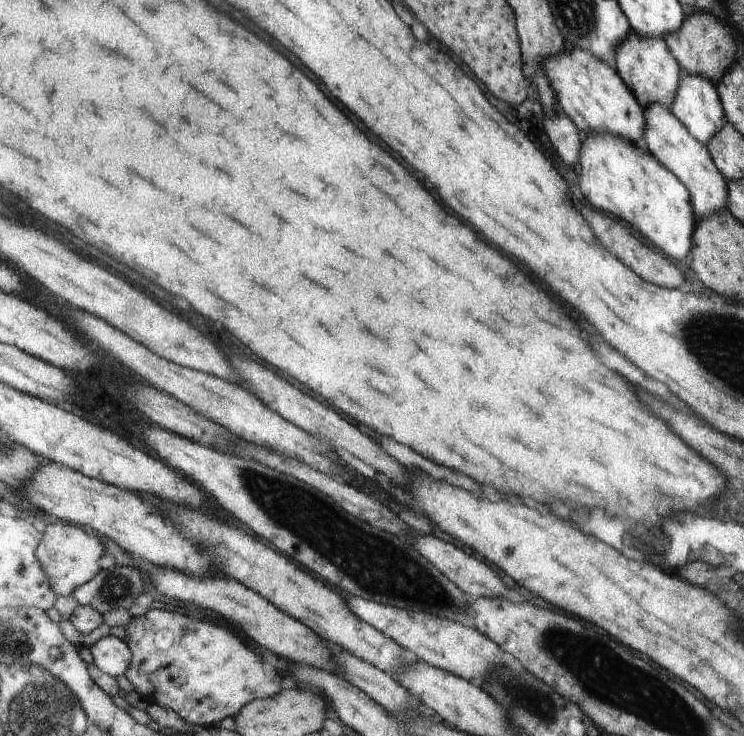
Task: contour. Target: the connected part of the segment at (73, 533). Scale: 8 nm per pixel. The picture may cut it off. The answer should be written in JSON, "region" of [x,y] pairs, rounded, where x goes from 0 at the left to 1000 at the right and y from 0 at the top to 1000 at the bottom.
{"region":[[[89,708],[73,709],[59,720],[62,731],[51,745],[51,755],[63,772],[69,793],[81,810],[97,810],[137,777],[137,758],[142,755],[142,742],[129,726],[118,726],[109,713]]]}

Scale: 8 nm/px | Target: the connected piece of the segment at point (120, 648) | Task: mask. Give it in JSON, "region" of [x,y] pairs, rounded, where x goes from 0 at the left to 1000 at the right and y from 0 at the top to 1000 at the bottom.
{"region":[[[148,863],[134,868],[124,880],[126,899],[151,918],[169,918],[179,901],[179,880],[172,871]]]}

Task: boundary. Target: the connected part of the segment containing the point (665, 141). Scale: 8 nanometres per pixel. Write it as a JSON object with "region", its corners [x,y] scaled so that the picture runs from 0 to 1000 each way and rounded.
{"region":[[[879,140],[878,144],[868,144],[868,149],[871,173],[867,174],[864,200],[878,208],[891,224],[895,223],[895,228],[901,228],[901,234],[911,239],[911,245],[926,257],[927,266],[933,269],[933,288],[938,288],[938,296],[953,296],[958,288],[973,284],[978,247],[954,212],[952,197],[940,192],[892,143]]]}

